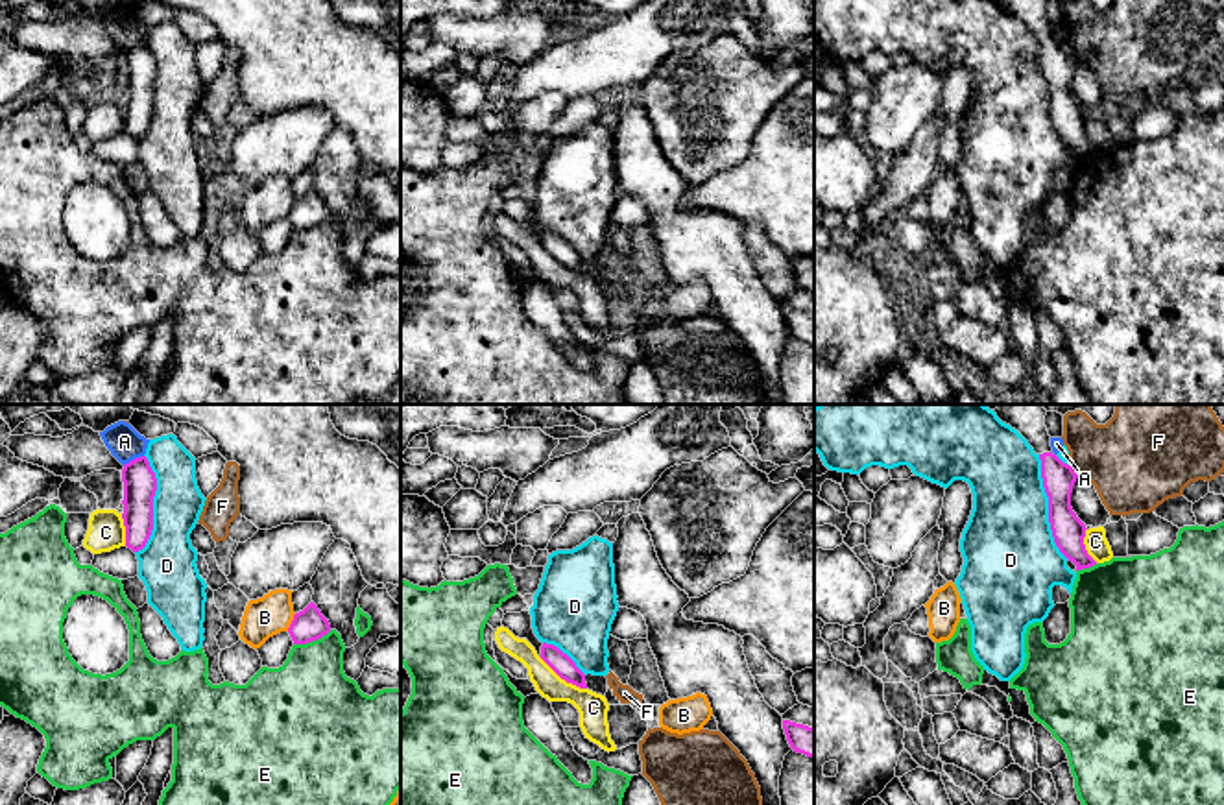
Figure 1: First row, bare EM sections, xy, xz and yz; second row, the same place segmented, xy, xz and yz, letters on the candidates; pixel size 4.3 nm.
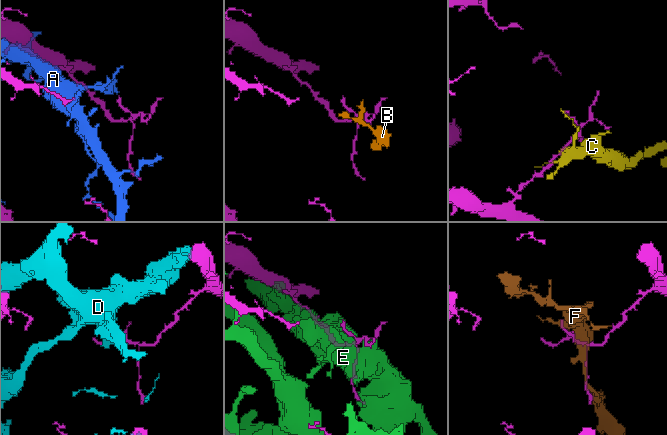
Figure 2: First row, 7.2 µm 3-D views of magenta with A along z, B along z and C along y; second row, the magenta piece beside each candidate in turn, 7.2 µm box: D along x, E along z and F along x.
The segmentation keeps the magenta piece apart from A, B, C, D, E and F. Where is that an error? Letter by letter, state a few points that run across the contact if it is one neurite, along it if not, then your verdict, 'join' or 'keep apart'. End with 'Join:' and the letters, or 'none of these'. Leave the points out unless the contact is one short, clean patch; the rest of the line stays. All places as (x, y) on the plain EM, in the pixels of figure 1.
A: keep apart
B: keep apart
C: keep apart
D: keep apart
E: keep apart
F: keep apart
Join: none of these

